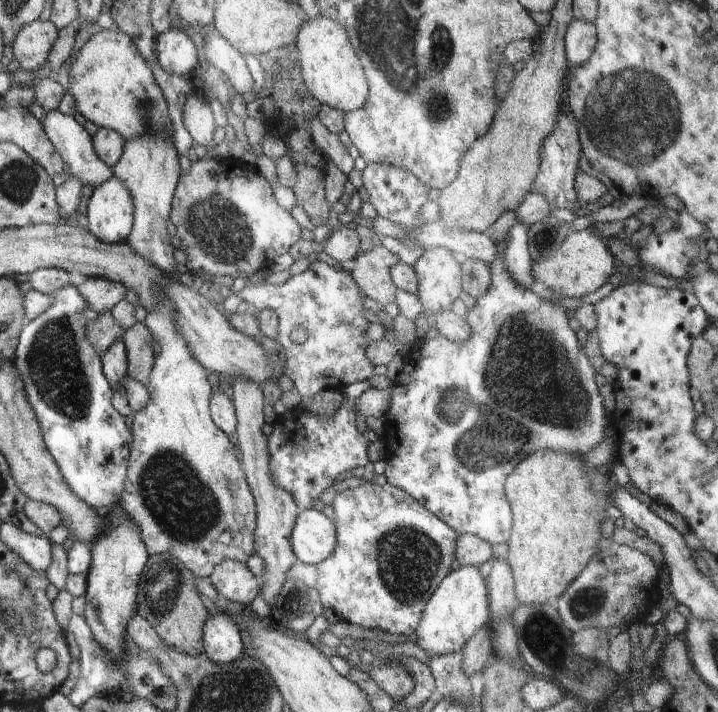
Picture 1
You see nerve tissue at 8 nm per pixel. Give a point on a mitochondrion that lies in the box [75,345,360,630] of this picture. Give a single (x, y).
(181, 505)

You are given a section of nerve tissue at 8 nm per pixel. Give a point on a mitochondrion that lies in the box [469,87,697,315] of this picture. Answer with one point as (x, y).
(545, 236)

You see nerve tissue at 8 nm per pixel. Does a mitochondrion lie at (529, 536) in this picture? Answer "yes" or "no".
no

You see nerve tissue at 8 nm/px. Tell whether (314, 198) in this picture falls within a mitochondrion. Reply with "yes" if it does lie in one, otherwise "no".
no

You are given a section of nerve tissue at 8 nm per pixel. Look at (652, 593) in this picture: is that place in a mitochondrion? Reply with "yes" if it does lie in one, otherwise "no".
no

